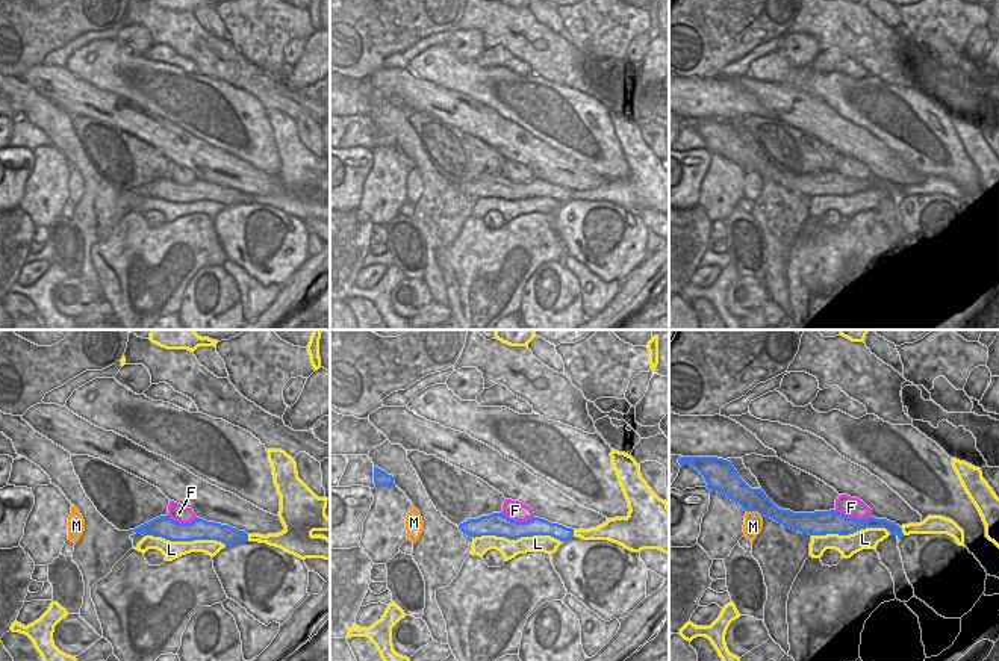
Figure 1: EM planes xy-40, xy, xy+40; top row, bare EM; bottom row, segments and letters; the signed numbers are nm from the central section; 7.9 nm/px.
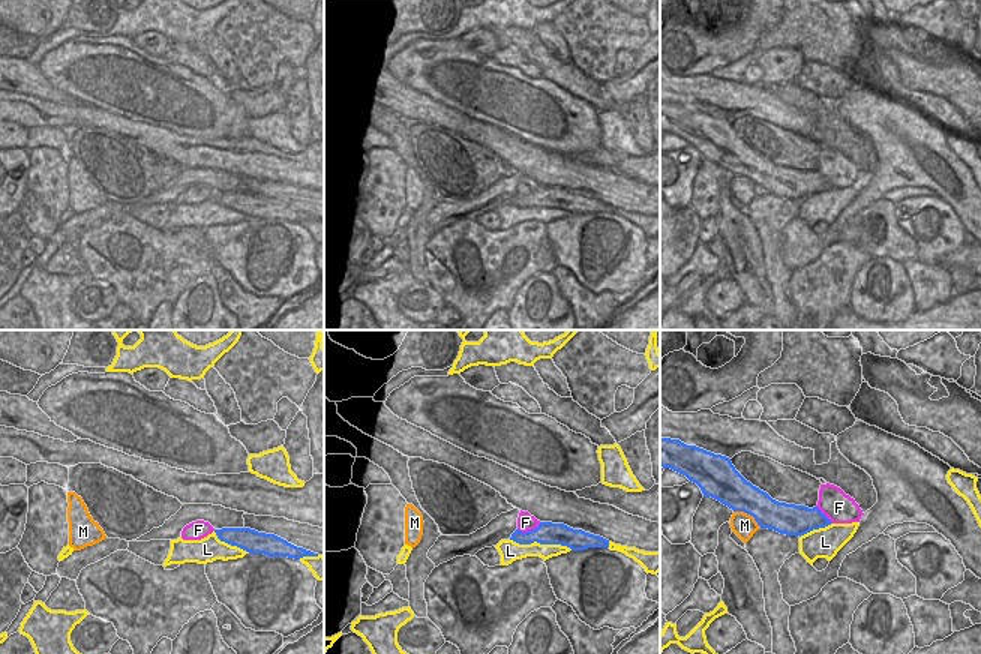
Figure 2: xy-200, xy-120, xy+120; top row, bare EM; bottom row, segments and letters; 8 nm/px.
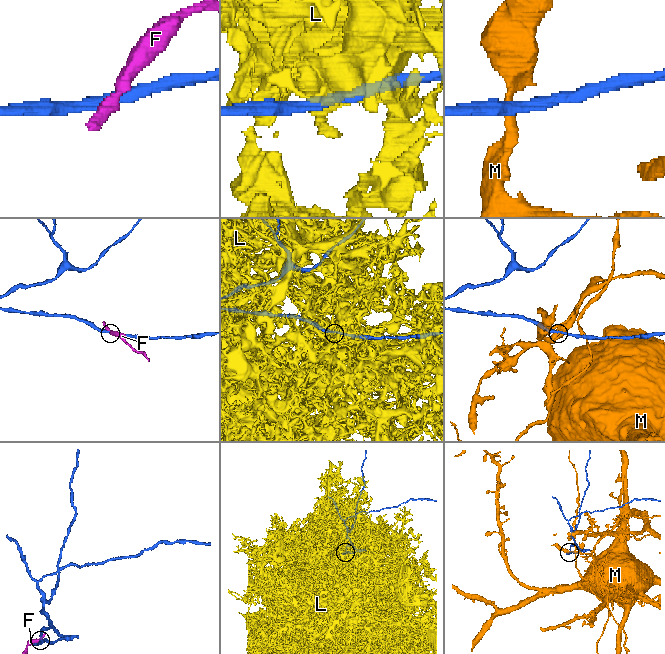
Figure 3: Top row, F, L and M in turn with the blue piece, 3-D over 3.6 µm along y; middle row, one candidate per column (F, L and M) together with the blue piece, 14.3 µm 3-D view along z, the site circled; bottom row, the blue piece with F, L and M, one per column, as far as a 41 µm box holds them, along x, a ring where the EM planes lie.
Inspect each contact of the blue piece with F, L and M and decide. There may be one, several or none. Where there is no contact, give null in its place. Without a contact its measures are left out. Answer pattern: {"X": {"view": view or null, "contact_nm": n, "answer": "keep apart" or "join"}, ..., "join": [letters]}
{"F": {"view": "xy+40", "contact_nm": 320, "answer": "keep apart"}, "L": {"view": "xy", "contact_nm": 700, "answer": "keep apart"}, "M": {"view": "xy+40", "contact_nm": 150, "answer": "keep apart"}, "join": []}

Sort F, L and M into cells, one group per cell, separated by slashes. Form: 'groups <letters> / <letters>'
groups F / L / M

